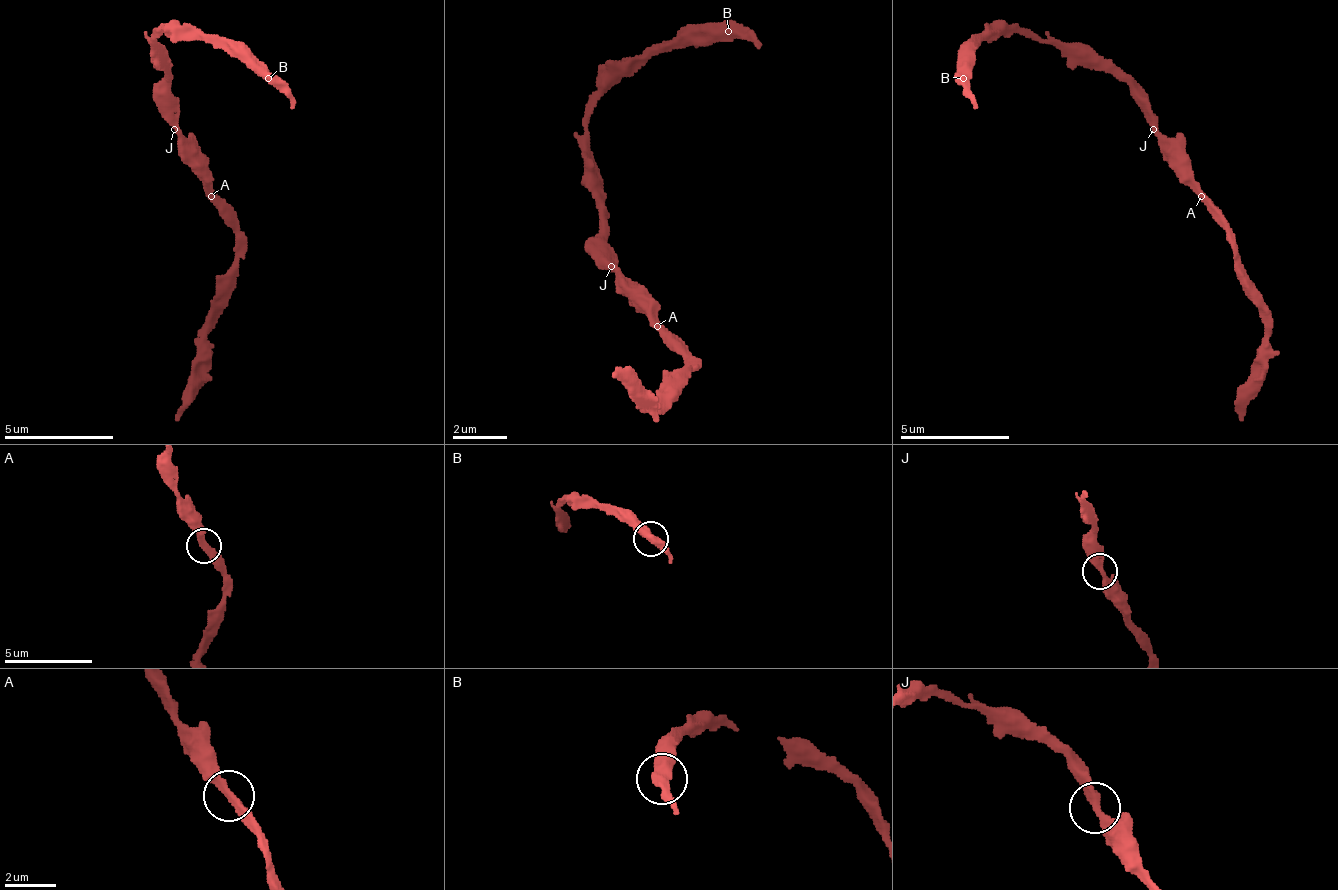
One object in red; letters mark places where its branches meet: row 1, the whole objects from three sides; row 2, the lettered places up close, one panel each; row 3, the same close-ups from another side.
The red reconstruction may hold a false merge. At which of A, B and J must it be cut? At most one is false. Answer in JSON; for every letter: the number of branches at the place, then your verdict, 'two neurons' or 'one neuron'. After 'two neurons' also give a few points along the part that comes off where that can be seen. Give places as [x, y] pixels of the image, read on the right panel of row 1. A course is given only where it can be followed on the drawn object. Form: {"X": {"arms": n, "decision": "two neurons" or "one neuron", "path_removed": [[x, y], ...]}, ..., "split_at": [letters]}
{"A": {"arms": 2, "decision": "one neuron"}, "B": {"arms": 2, "decision": "one neuron"}, "J": {"arms": 2, "decision": "one neuron"}, "split_at": []}

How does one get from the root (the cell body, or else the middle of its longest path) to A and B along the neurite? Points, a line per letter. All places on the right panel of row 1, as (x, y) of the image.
A: (1159, 129), (1159, 151), (1203, 194)
B: (1159, 129), (1153, 112), (1121, 79), (1077, 63), (1038, 36), (995, 30), (973, 52), (973, 68), (962, 79)

